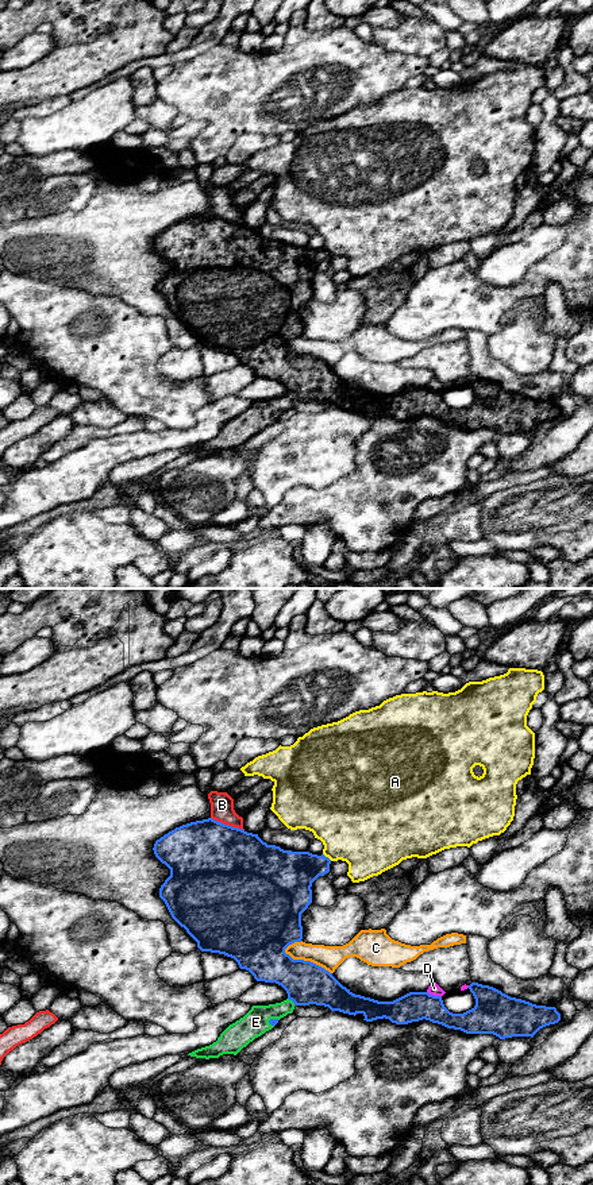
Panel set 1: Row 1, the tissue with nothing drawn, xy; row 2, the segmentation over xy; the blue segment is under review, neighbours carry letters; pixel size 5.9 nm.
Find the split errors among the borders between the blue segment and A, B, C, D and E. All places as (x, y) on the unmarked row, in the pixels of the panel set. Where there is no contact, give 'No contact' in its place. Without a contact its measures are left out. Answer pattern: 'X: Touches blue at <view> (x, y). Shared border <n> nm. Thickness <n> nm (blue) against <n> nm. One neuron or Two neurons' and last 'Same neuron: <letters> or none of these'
A: Touches blue at xy (327, 253). Shared border 70 nm. Thickness 280 nm (blue) against 440 nm. Two neurons
B: Touches blue at xy (227, 220). Shared border 220 nm. Thickness 500 nm (blue) against 140 nm. Two neurons
C: Touches blue at xy (307, 356). Shared border 320 nm. Thickness 260 nm (blue) against 140 nm. Two neurons
D: Touches blue at xy (432, 390). Shared border 90 nm. Thickness 180 nm (blue) against 70 nm. Two neurons
E: Touches blue at xy (292, 396). Shared border 60 nm. Thickness 260 nm (blue) against 150 nm. One neuron
Same neuron: E

